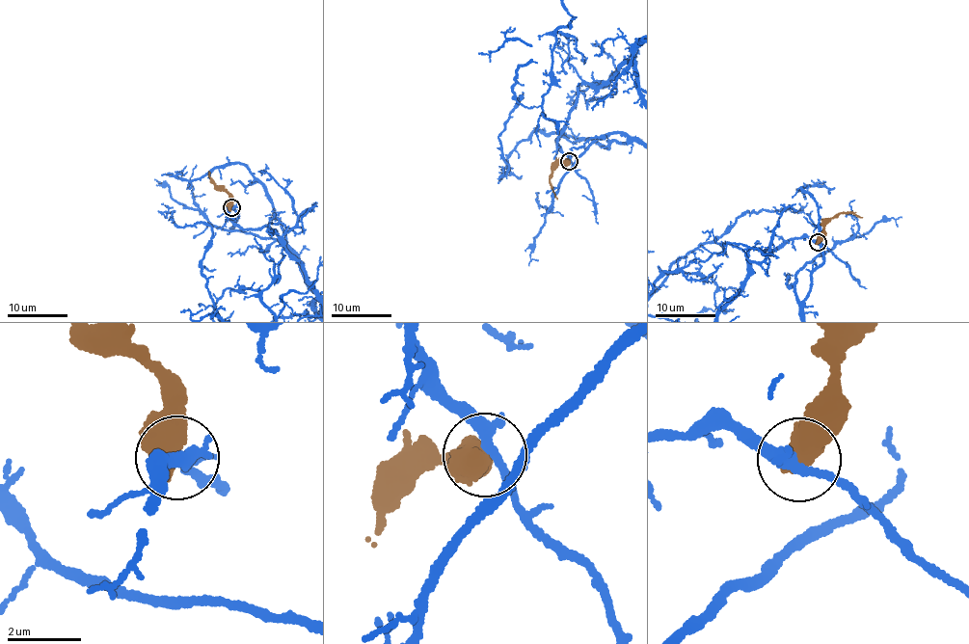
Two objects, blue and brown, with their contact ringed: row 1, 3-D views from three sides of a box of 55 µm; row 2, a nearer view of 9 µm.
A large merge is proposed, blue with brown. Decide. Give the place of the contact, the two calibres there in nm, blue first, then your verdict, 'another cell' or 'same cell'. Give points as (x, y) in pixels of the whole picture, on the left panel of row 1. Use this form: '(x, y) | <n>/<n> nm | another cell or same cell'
(231, 207) | 320/750 nm | another cell

